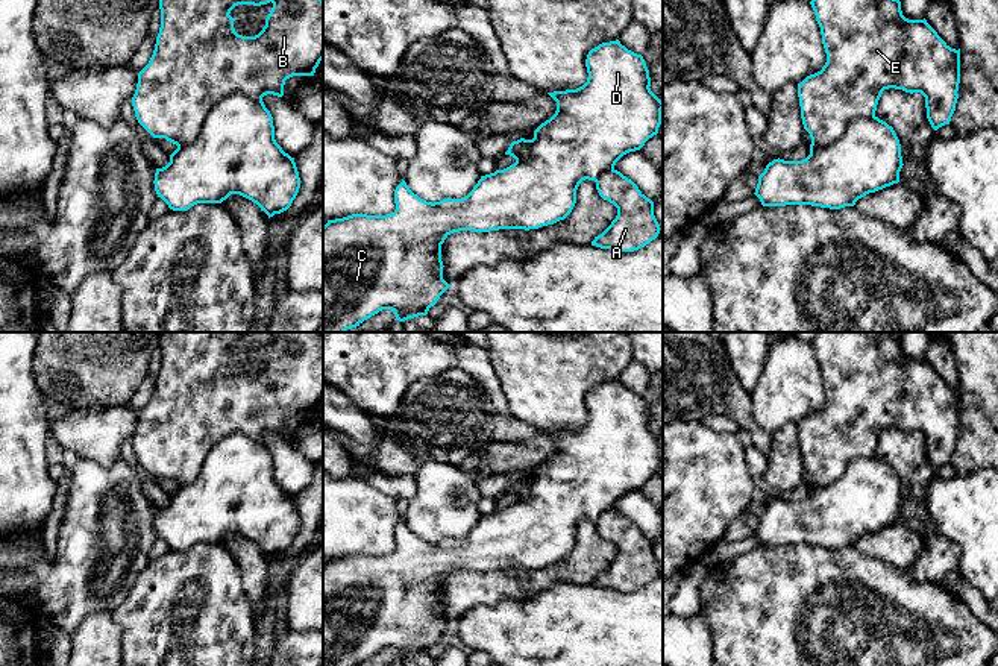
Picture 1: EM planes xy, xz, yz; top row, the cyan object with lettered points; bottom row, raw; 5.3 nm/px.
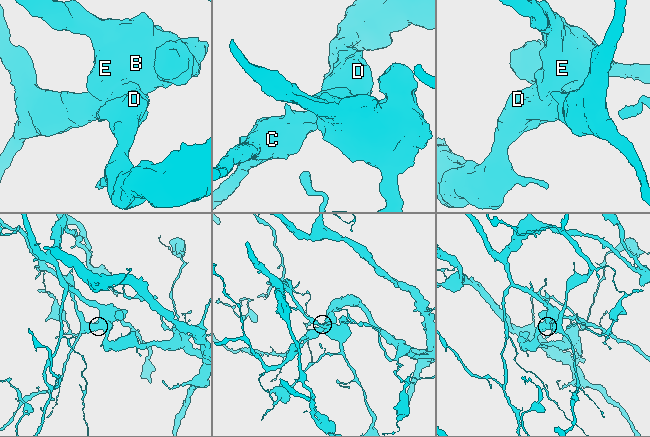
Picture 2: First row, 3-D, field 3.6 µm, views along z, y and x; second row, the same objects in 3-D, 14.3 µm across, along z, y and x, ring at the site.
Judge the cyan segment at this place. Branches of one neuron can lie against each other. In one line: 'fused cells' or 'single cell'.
fused cells

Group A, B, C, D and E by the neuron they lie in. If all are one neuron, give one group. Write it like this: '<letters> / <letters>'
A B E / C D

